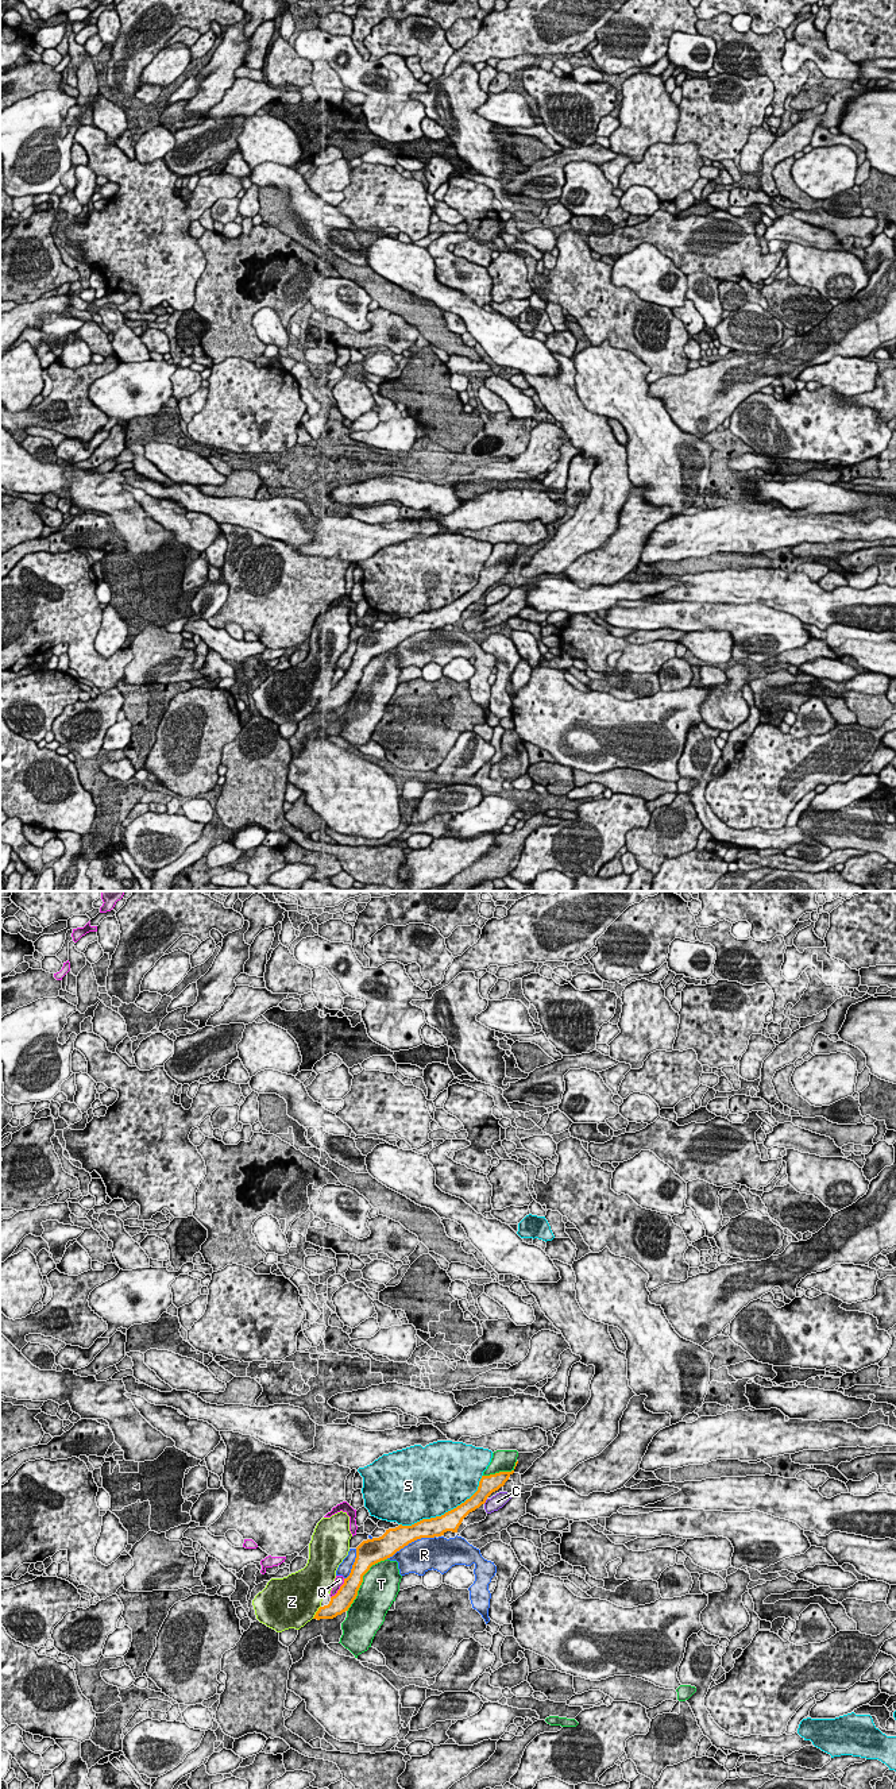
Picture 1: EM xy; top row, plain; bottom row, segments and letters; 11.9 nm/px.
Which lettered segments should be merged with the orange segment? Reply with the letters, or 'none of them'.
R

